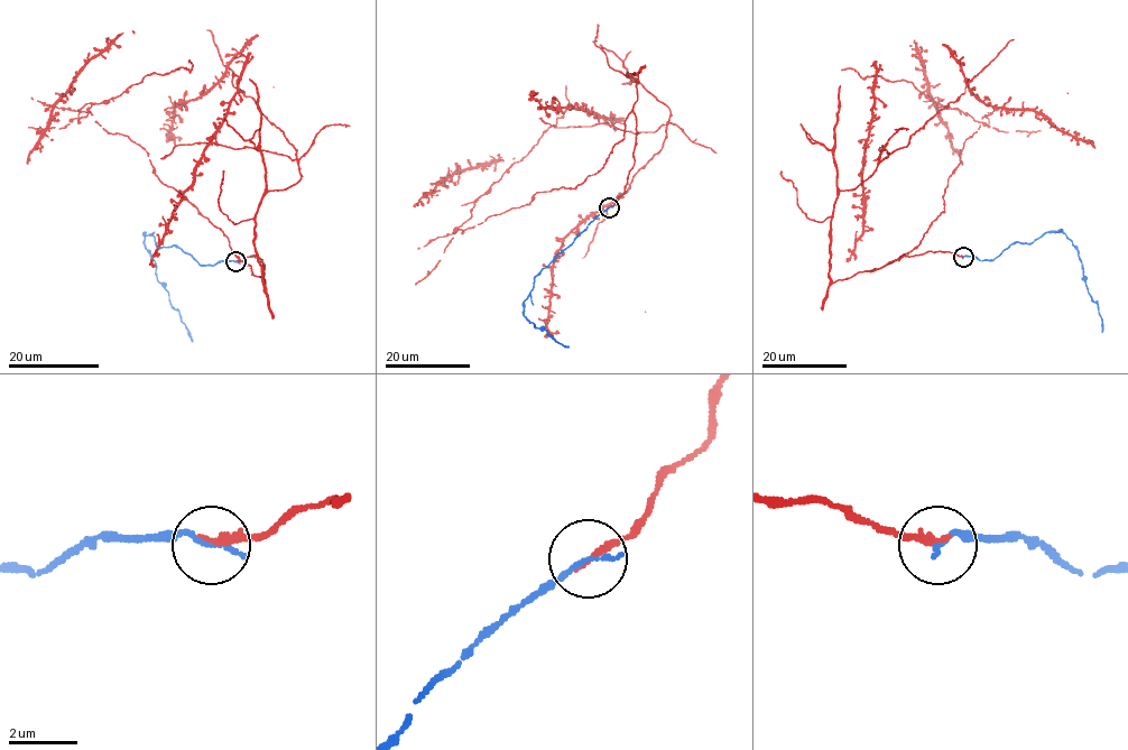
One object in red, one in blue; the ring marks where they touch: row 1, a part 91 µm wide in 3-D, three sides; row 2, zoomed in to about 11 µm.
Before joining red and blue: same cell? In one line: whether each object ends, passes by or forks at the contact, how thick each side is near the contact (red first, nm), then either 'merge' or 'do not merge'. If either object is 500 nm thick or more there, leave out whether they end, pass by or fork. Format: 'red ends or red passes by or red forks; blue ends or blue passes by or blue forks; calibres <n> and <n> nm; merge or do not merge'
red ends; blue ends; calibres 240 and 160 nm; merge

